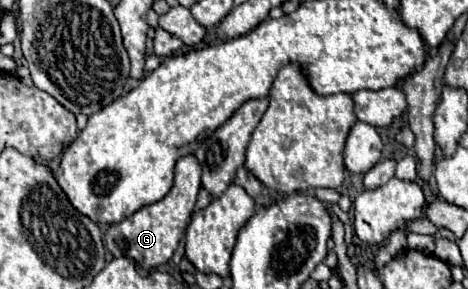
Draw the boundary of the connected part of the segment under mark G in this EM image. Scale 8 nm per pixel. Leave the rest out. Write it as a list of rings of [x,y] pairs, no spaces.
[[[186,155],[186,157],[178,159],[176,177],[174,177],[174,185],[172,185],[170,193],[164,199],[138,209],[134,215],[126,217],[124,221],[110,225],[104,235],[106,249],[114,257],[134,259],[136,263],[140,263],[142,269],[152,269],[156,265],[166,263],[172,257],[174,249],[178,247],[178,243],[190,223],[196,195],[200,191],[200,175],[202,175],[202,167],[194,155]]]

